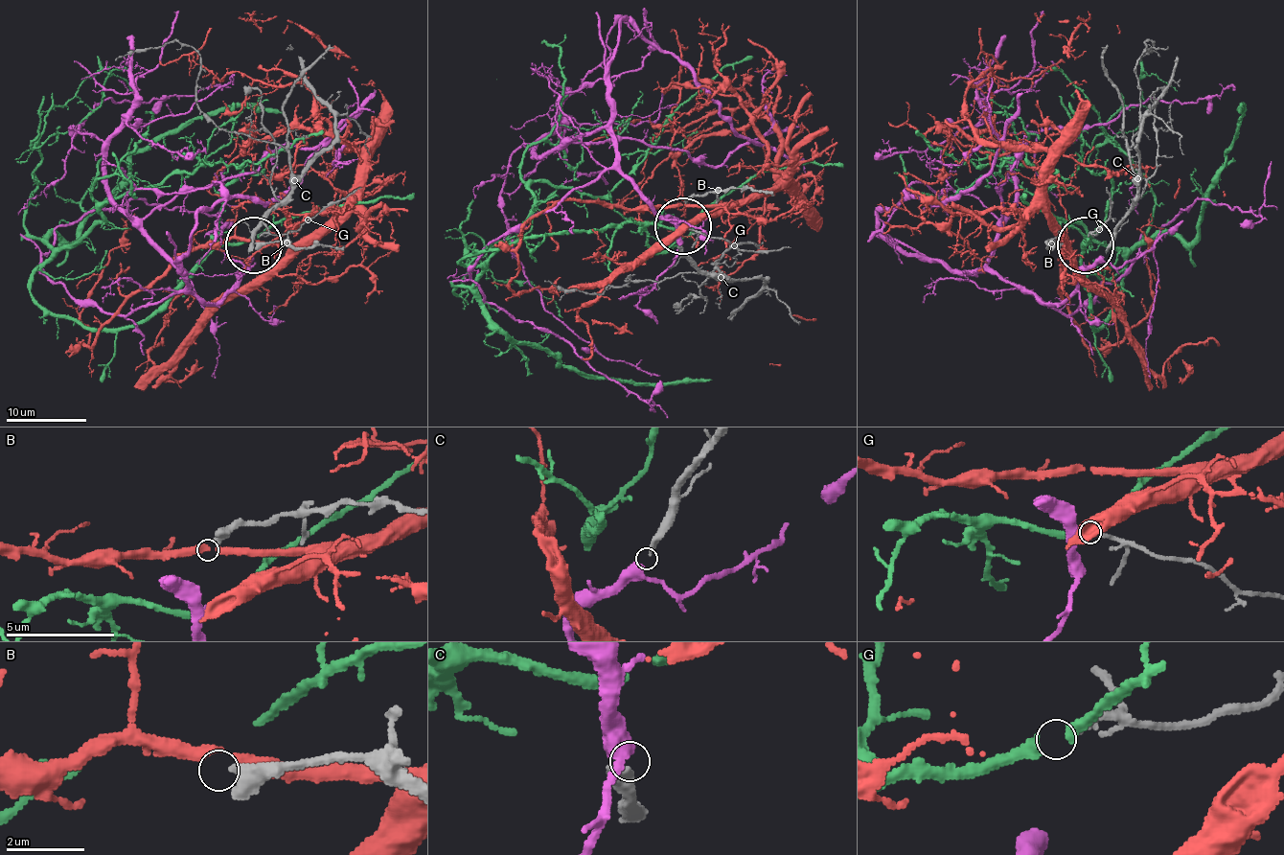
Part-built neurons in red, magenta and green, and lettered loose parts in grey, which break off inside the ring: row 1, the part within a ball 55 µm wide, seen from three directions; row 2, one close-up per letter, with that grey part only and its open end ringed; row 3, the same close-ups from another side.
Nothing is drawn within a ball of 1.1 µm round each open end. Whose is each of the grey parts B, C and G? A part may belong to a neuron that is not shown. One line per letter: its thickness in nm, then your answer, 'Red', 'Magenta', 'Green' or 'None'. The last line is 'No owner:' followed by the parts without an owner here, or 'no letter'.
B: Thickness 440 nm. None
C: Thickness 380 nm. Magenta
G: Thickness 180 nm. Green
No owner: B

